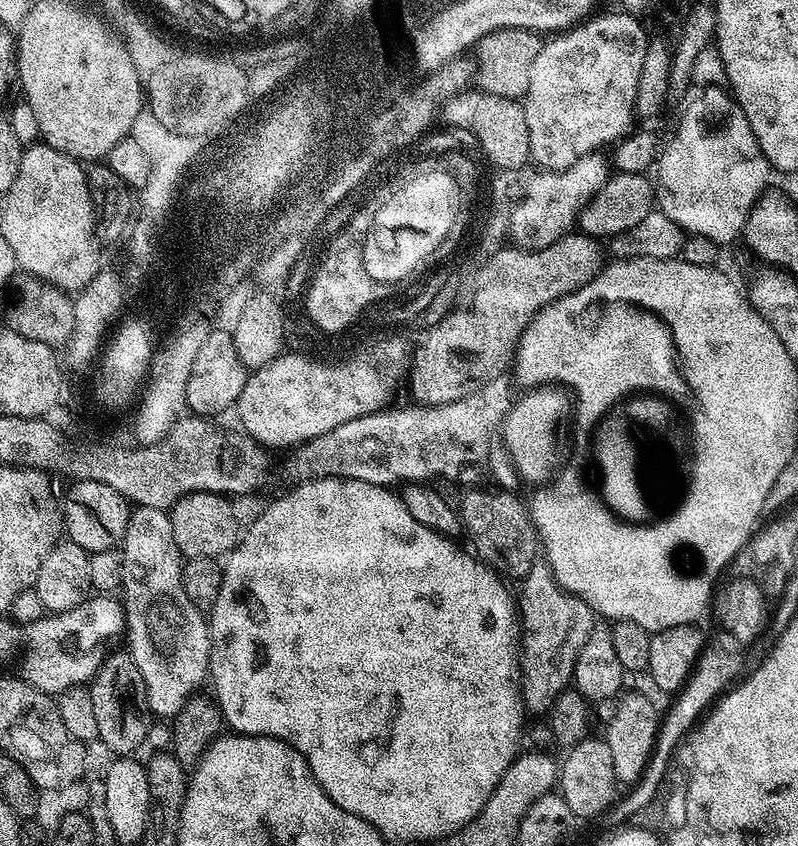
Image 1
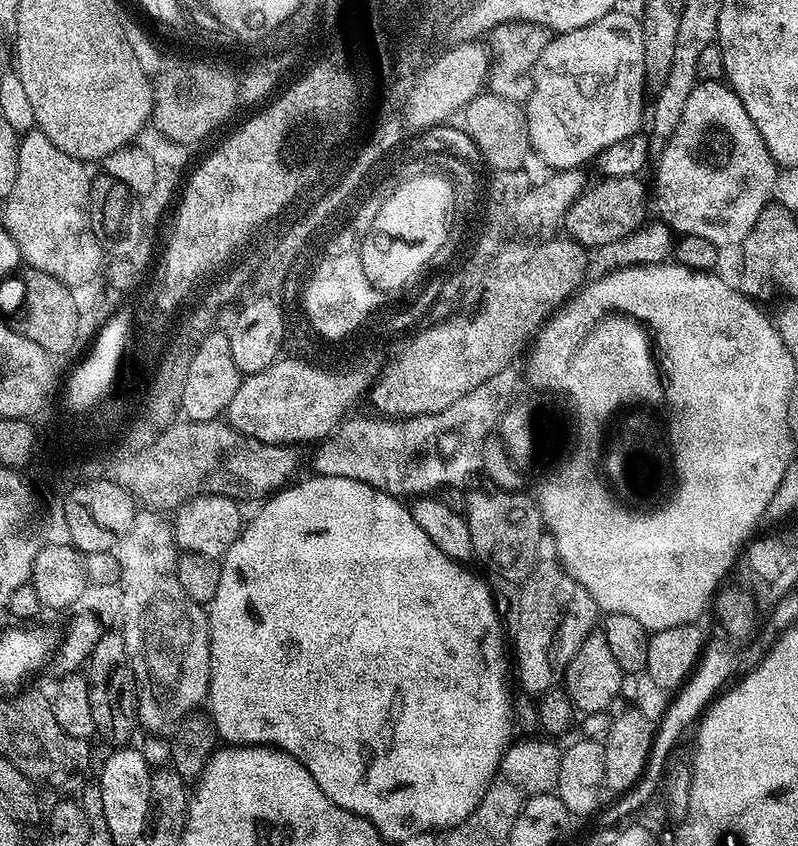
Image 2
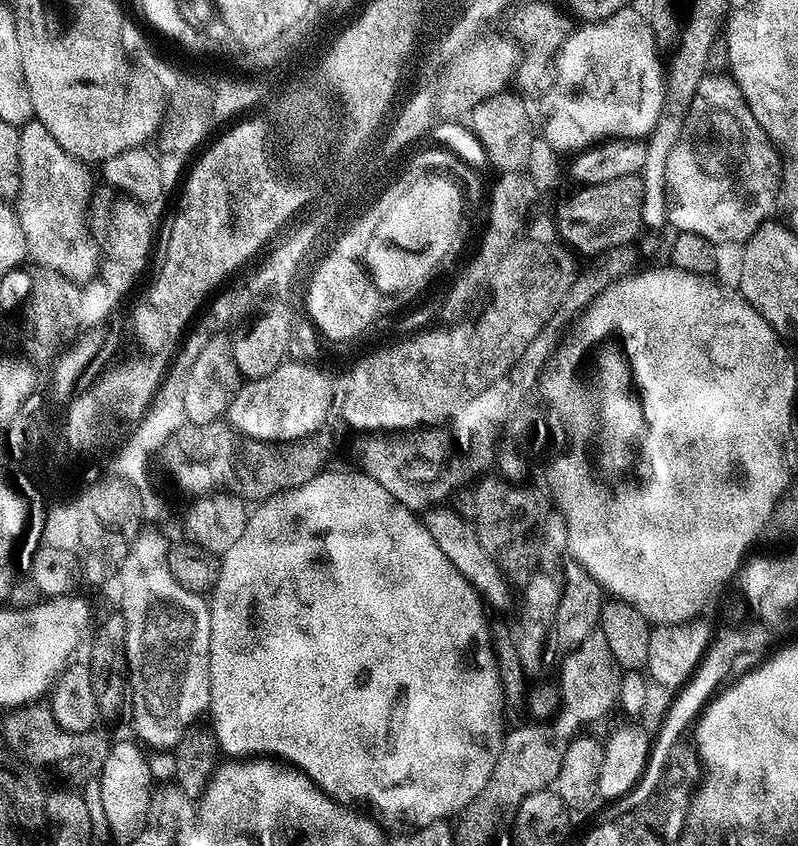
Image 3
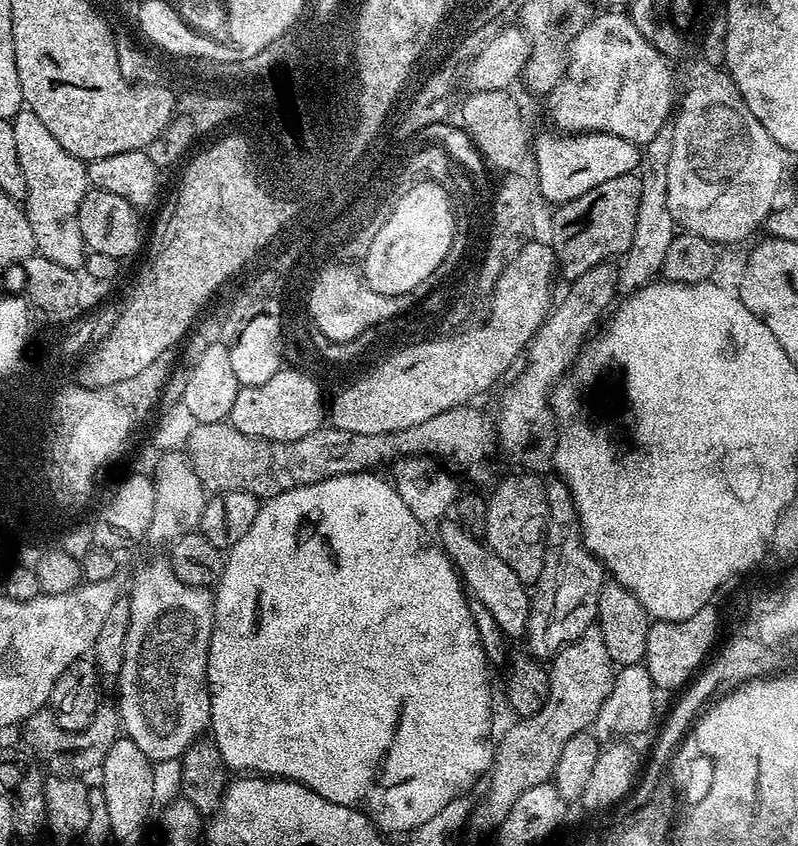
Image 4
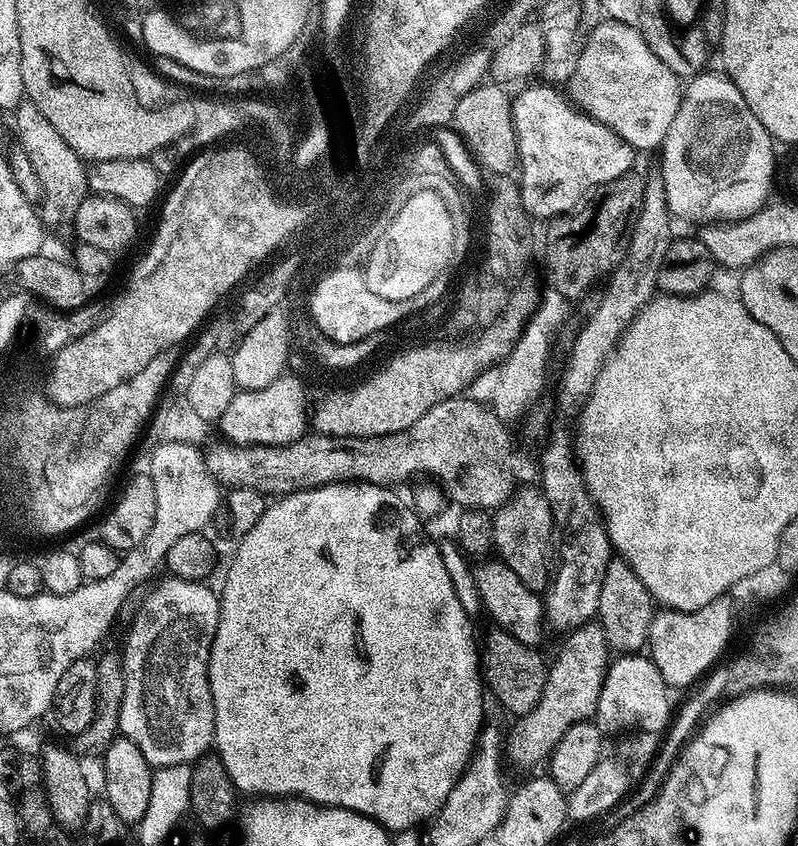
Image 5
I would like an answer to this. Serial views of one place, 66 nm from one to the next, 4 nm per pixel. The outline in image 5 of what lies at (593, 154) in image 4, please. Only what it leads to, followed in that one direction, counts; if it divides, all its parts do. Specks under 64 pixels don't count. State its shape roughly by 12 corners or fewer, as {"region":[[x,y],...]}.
{"region":[[552,86],[512,101],[524,207],[551,218],[634,150]]}

